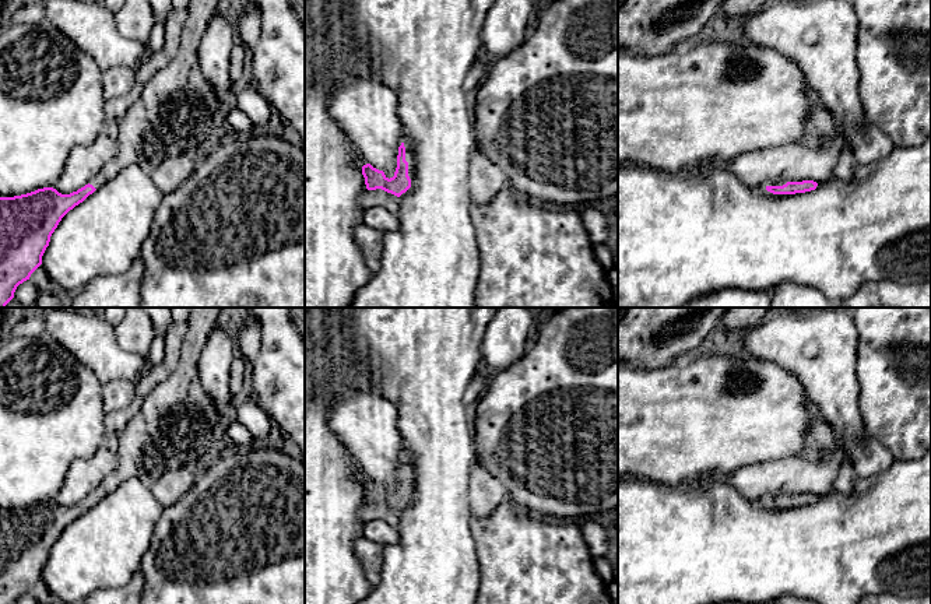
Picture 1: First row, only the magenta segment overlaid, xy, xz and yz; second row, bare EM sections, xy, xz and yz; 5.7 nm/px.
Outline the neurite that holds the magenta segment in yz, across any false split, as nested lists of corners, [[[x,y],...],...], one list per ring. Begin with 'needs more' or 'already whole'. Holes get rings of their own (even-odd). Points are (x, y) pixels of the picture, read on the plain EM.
needs more | [[[777,494],[777,495],[769,495],[766,498],[766,503],[773,508],[795,508],[795,506],[805,506],[815,503],[818,499],[814,494],[802,494],[802,495],[786,495],[786,494]]]

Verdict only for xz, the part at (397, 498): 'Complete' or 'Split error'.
Split error

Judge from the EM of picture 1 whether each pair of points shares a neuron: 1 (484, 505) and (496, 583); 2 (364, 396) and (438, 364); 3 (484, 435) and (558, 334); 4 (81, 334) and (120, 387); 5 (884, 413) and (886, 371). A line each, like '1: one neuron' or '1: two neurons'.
1: two neurons
2: two neurons
3: one neuron
4: two neurons
5: one neuron

